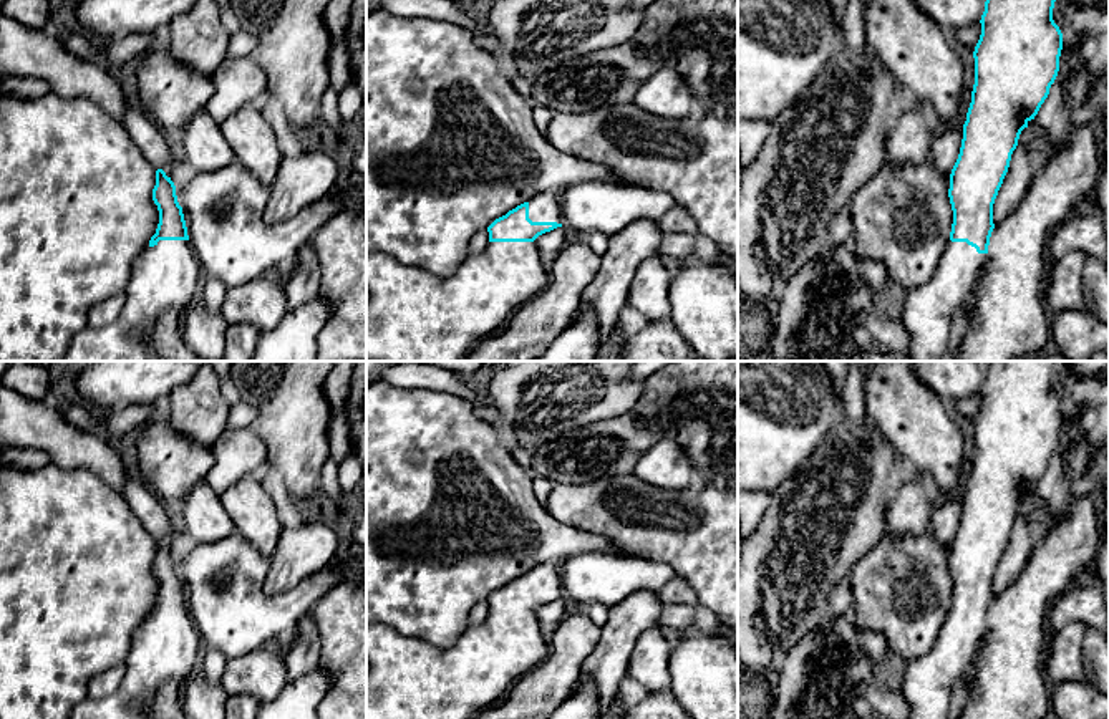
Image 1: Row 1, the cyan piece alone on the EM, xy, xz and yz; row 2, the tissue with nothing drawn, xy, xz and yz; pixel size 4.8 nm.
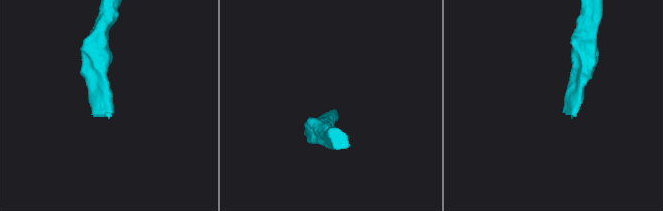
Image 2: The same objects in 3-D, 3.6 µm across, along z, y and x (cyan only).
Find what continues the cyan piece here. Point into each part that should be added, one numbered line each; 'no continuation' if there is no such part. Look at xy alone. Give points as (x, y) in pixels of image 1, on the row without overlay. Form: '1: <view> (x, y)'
1: xy (164, 648)

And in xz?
1: xz (546, 579)

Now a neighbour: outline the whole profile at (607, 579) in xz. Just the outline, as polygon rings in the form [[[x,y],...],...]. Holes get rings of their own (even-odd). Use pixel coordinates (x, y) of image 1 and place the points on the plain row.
[[[602,552],[569,557],[560,567],[564,598],[574,600],[582,611],[595,603],[600,603],[608,610],[615,608],[627,596],[638,590],[660,591],[668,581],[675,580],[676,577],[676,572],[666,563]]]

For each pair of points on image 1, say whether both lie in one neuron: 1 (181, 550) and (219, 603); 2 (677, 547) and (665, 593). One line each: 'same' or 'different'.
1: same
2: different

